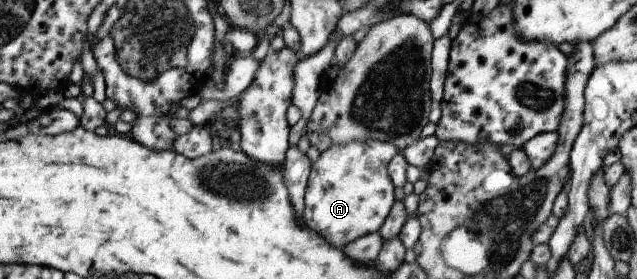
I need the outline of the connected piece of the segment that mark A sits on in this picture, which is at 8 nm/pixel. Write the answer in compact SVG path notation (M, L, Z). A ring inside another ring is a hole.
M367 139L365 142L346 142L322 150L309 169L301 213L303 224L322 235L334 247L344 247L362 235L379 230L393 206L395 192L387 172L387 165L397 153L401 152L394 144L375 139Z

